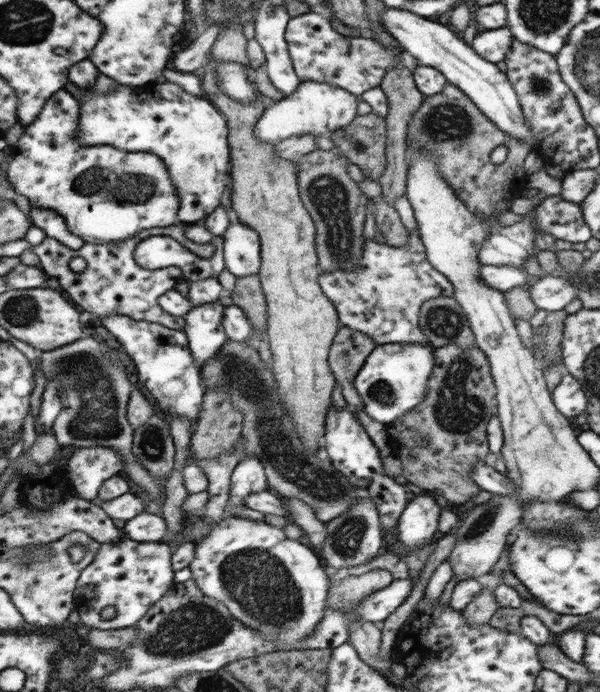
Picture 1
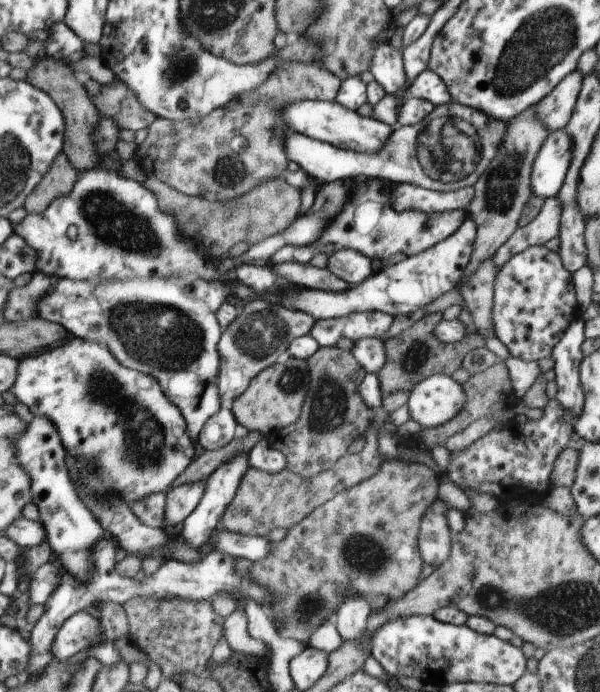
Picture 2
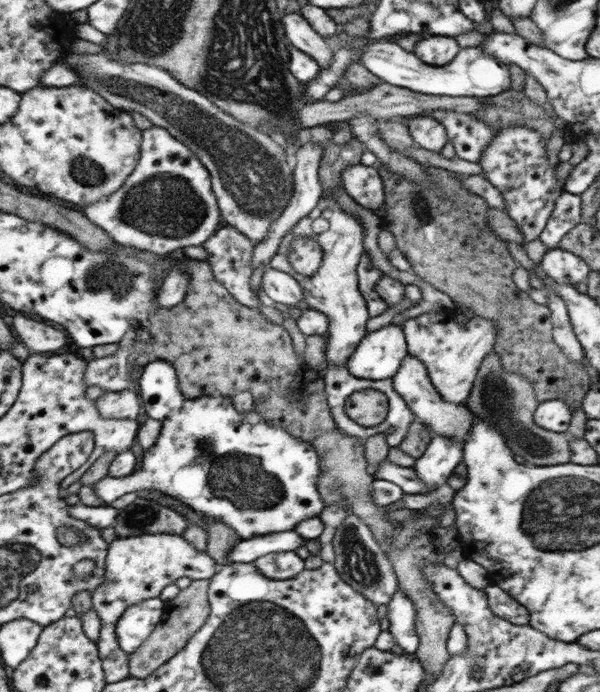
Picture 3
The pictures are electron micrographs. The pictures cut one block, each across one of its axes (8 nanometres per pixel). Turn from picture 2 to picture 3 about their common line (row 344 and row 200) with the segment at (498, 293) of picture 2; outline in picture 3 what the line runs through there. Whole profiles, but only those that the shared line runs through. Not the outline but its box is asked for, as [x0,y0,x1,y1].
[480,126,564,244]

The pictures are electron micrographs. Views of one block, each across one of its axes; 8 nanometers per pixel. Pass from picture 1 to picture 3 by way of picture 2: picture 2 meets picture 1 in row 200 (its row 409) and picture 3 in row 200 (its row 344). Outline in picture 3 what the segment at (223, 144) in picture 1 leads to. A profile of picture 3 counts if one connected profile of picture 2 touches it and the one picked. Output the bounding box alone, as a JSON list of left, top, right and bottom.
[84,127,223,257]

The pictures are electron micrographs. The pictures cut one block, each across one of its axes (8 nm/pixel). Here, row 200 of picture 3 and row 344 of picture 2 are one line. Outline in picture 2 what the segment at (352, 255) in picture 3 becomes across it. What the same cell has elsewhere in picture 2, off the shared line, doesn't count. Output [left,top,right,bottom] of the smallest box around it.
[309,311,393,347]

